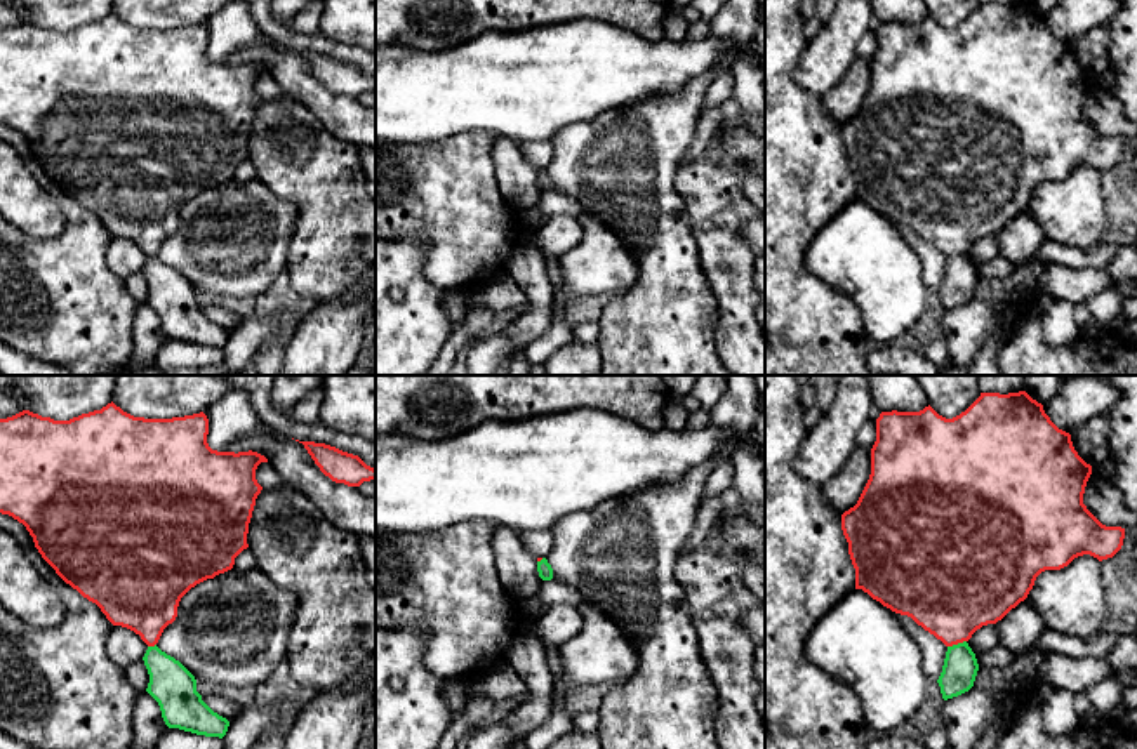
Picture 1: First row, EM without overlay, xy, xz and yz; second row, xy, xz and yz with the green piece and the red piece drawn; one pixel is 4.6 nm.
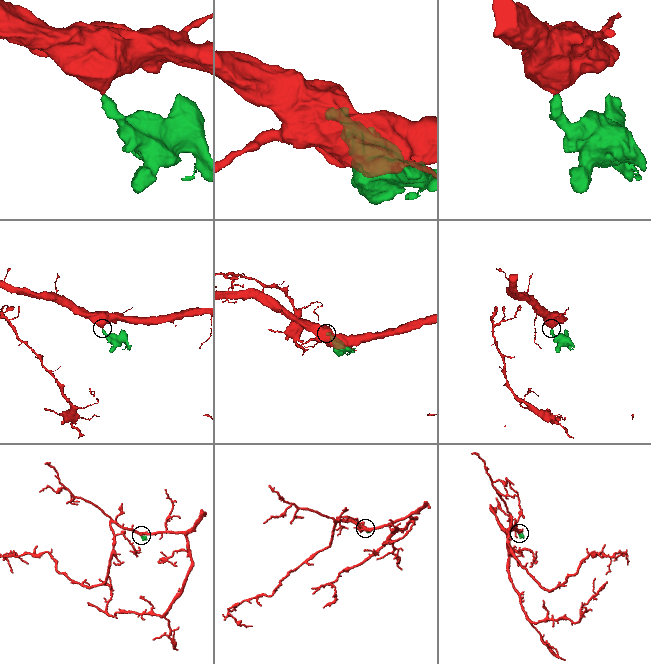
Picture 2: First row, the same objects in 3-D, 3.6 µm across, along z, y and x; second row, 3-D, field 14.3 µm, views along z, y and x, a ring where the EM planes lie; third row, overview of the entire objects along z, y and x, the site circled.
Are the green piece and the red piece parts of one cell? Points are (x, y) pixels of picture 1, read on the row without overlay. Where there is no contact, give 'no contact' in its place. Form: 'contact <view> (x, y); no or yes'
contact yz (958, 254); yes

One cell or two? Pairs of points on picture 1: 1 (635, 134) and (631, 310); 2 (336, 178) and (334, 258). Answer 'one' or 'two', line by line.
1: one
2: one

